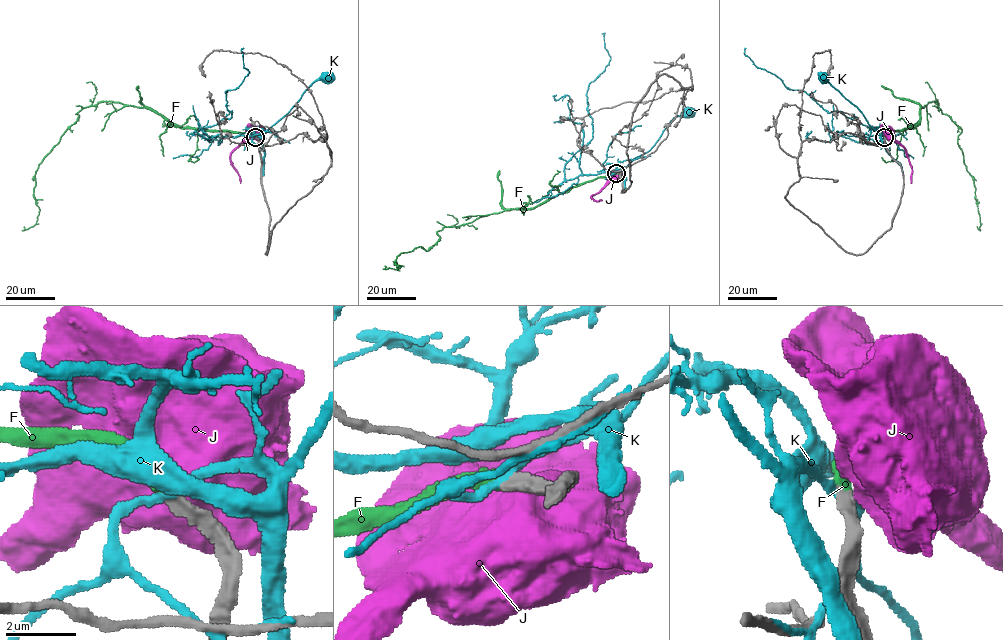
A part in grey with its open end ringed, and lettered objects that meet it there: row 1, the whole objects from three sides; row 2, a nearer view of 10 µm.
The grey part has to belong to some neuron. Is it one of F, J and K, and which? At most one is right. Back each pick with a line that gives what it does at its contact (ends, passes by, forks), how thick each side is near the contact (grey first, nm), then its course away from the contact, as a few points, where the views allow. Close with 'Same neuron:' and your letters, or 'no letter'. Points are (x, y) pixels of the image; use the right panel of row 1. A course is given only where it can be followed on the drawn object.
F: it ends; calibres 400 and 360 nm; course (884, 136), (912, 128), (920, 109), (935, 101), (961, 130), (957, 143), (975, 188), (980, 229), (976, 226)
Same neuron: F

